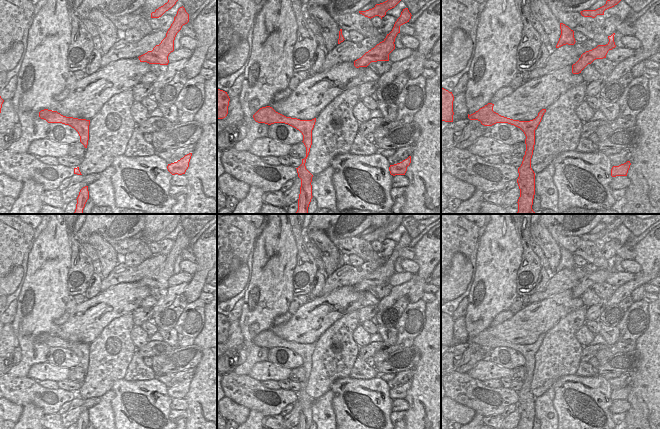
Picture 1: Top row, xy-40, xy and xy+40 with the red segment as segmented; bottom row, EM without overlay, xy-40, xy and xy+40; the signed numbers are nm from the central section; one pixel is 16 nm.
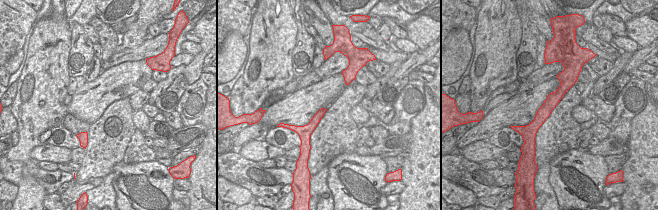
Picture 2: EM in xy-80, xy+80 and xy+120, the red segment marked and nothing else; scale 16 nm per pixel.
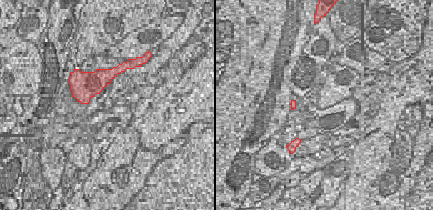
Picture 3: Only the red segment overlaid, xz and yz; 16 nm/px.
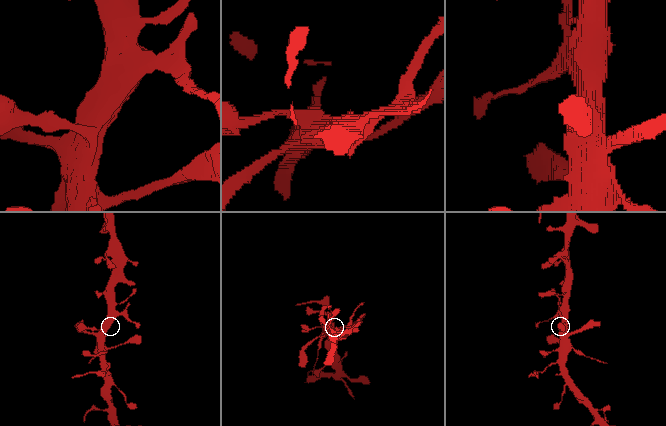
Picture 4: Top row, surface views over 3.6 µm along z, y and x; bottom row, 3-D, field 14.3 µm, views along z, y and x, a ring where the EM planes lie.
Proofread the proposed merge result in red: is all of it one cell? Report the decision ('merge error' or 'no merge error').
merge error

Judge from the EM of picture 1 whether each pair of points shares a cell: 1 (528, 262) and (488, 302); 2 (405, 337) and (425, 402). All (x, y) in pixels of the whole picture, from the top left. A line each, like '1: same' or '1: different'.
1: different
2: different

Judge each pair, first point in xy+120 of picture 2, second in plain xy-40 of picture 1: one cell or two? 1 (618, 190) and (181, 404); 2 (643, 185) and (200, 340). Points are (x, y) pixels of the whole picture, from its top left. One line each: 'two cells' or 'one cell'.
1: one cell
2: one cell

